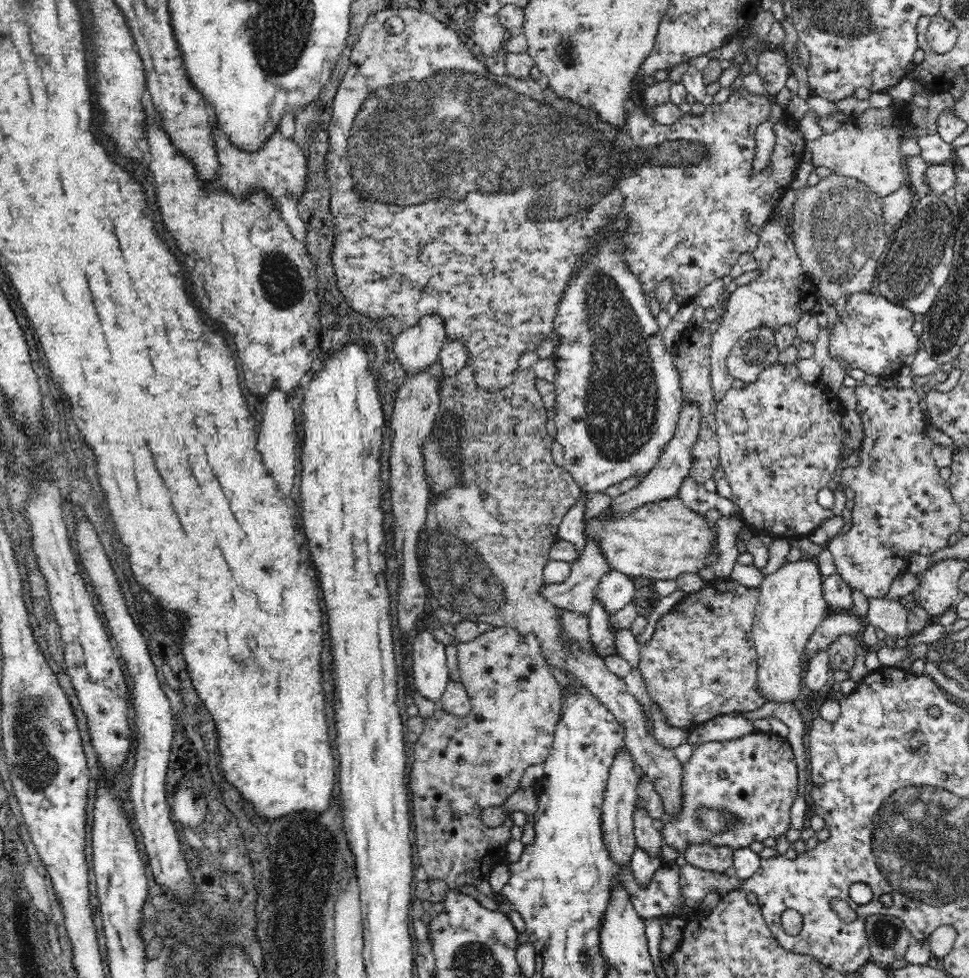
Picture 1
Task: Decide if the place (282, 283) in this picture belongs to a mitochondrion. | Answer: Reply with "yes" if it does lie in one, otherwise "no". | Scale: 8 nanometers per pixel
yes

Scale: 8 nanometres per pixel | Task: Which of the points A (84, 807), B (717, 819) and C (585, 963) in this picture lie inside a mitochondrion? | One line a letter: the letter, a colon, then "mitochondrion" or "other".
A: other
B: mitochondrion
C: mitochondrion

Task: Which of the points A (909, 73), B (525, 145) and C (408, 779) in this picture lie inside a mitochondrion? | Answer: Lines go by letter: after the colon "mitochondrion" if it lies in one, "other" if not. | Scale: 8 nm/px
A: other
B: mitochondrion
C: other

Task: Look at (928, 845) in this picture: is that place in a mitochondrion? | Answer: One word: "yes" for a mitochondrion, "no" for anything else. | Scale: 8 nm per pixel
yes

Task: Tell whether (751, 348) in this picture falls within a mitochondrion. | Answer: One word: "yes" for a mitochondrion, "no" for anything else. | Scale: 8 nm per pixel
yes

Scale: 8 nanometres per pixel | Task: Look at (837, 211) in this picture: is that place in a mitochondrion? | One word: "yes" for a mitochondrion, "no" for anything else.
yes

